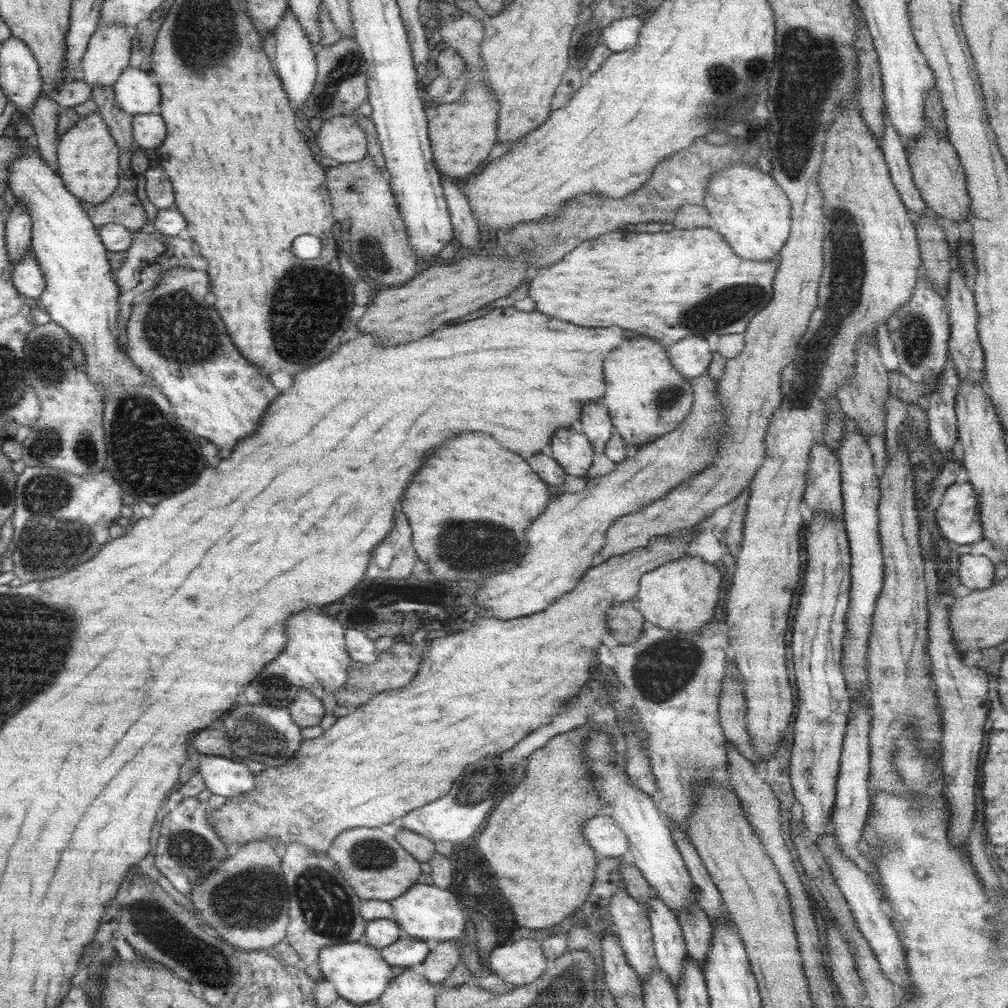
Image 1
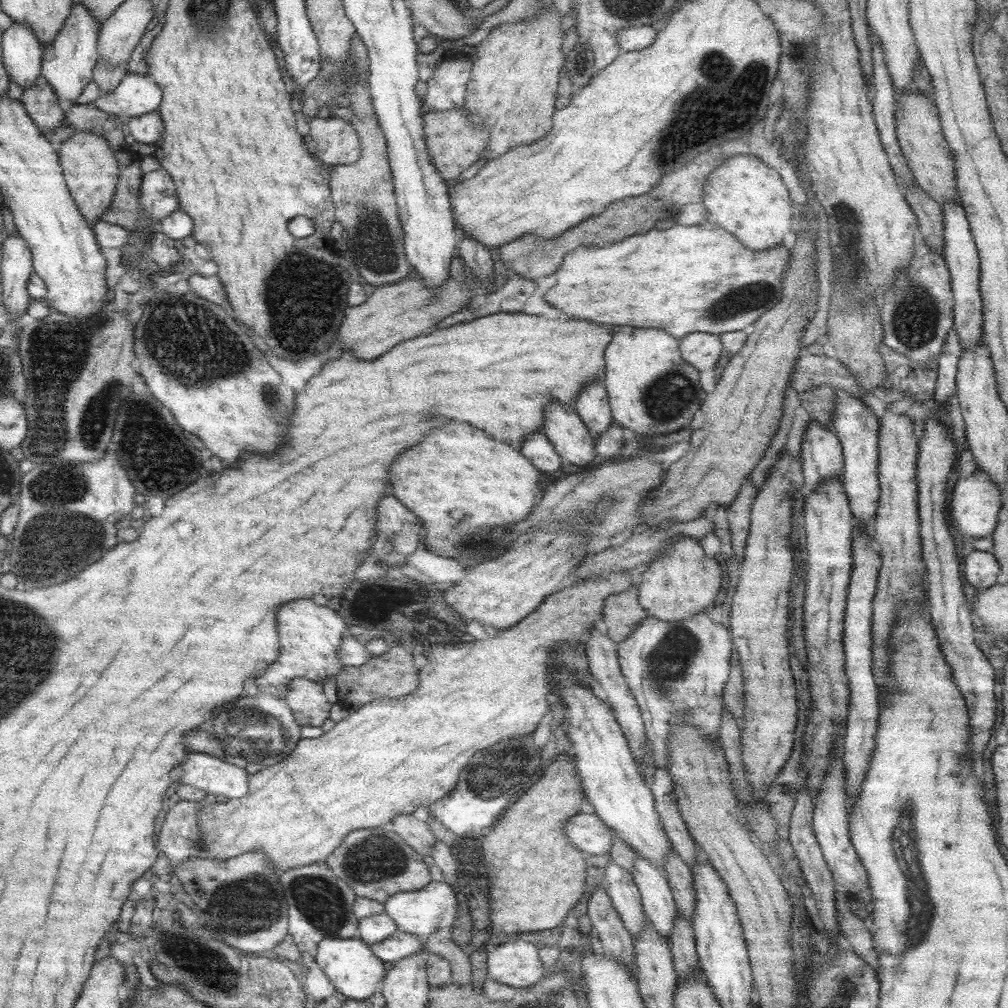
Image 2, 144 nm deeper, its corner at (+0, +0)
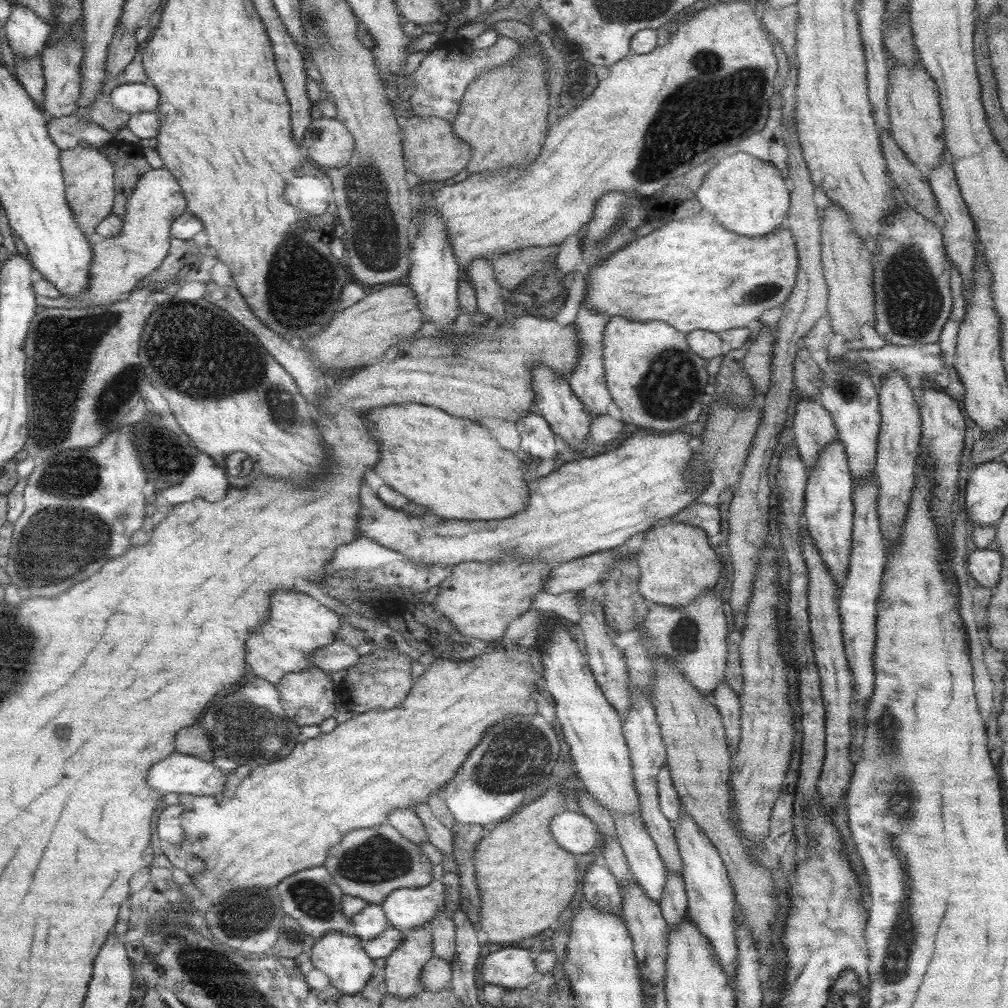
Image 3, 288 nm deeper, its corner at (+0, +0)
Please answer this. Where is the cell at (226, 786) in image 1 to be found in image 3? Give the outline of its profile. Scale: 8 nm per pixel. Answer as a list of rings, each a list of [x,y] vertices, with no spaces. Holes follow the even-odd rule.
[[[171,754],[165,760],[157,762],[155,766],[151,766],[151,772],[147,772],[147,782],[149,786],[153,786],[153,790],[157,790],[161,794],[161,798],[169,792],[179,794],[179,796],[221,796],[227,788],[227,780],[229,780],[231,772],[223,772],[221,768],[217,768],[213,762],[205,762],[201,758],[195,756],[185,756],[185,754]]]

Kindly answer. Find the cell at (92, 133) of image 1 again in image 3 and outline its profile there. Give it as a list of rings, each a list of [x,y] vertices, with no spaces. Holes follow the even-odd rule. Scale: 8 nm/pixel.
[[[75,146],[75,148],[65,148],[59,152],[59,164],[63,170],[63,180],[65,180],[65,198],[69,202],[69,208],[73,212],[73,218],[91,240],[95,234],[95,226],[103,222],[113,208],[115,202],[115,170],[113,164],[107,160],[107,156],[101,150],[95,150],[91,146]]]

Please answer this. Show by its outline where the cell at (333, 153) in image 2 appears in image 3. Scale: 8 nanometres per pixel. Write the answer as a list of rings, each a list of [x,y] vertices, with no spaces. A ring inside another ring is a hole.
[[[317,118],[311,120],[309,128],[305,130],[299,146],[305,150],[305,156],[319,168],[343,168],[351,160],[355,150],[355,138],[335,118]]]

